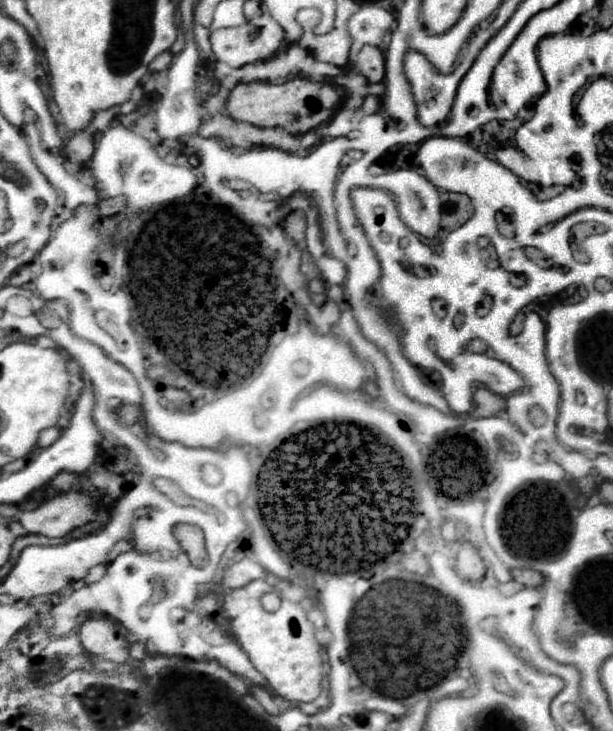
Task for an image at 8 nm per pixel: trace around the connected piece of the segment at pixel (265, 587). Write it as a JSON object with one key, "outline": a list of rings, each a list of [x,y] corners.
{"outline":[[[252,581],[246,587],[230,589],[222,597],[224,617],[230,619],[230,629],[240,633],[240,647],[248,653],[254,667],[266,677],[270,689],[288,701],[314,701],[322,683],[322,655],[314,639],[314,627],[306,619],[300,603],[282,601],[280,609],[266,613],[260,597],[274,591],[266,581]]]}

